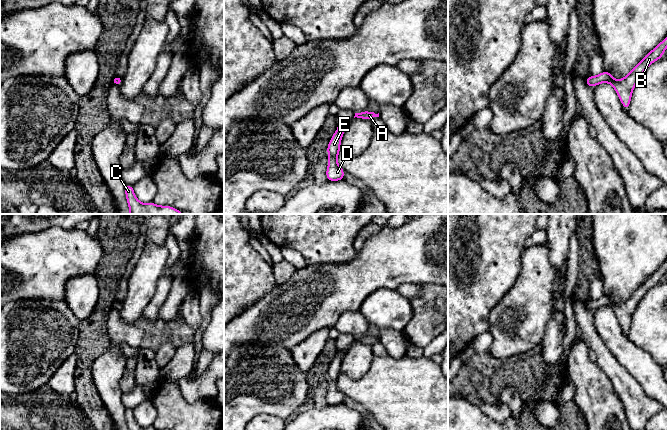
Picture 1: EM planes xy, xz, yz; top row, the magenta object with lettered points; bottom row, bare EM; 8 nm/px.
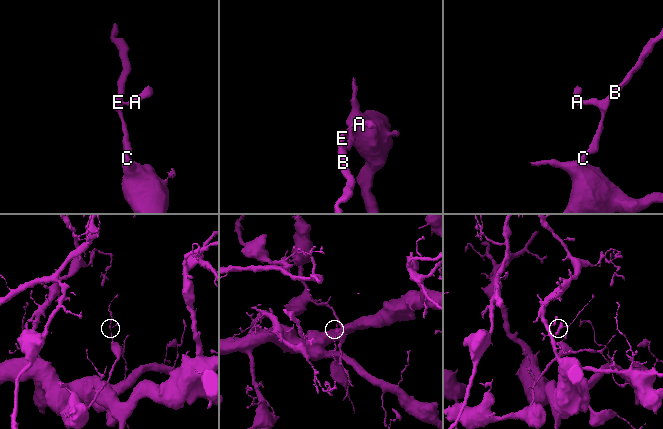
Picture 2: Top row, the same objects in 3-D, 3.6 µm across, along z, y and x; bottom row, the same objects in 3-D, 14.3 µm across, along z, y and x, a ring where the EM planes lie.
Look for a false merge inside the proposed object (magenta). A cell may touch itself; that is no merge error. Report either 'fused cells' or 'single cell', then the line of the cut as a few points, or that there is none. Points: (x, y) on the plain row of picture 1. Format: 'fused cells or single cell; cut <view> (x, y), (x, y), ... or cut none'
single cell; cut none

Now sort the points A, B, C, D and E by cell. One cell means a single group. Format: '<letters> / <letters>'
A B C D E

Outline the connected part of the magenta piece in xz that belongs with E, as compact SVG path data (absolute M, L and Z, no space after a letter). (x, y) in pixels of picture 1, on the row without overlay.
M337 351L328 368L327 375L329 387L326 395L328 405L339 405L344 403L344 394L338 389L337 382L340 375L341 362L346 352L347 351Z

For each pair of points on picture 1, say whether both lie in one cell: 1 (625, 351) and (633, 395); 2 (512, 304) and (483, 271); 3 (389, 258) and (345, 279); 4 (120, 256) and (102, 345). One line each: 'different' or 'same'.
1: different
2: different
3: same
4: same

